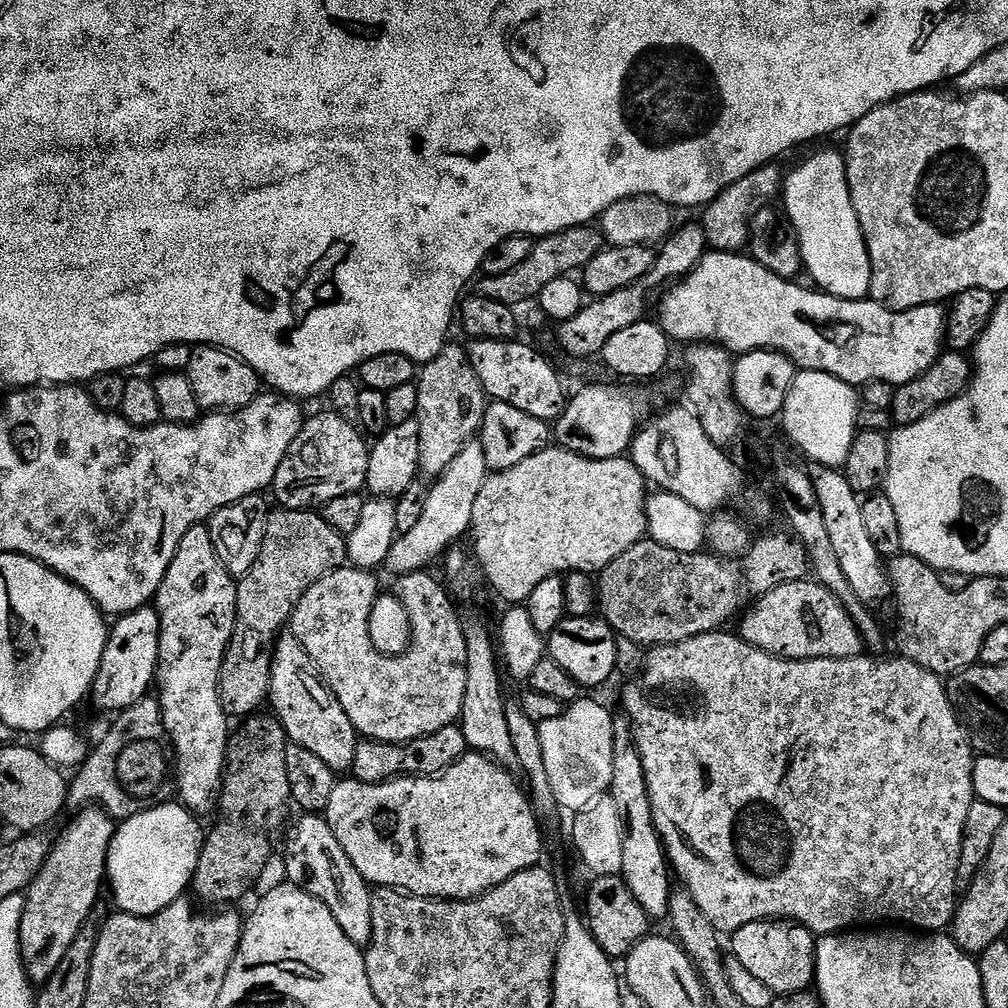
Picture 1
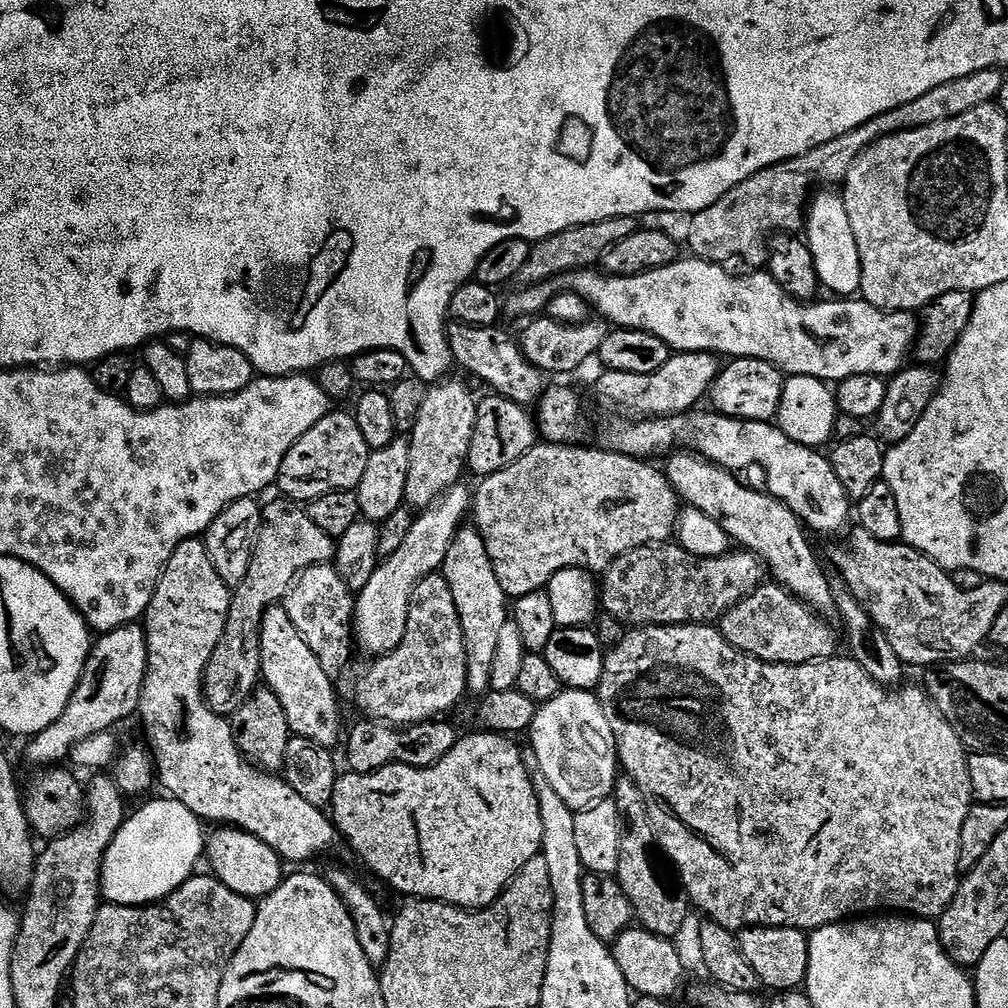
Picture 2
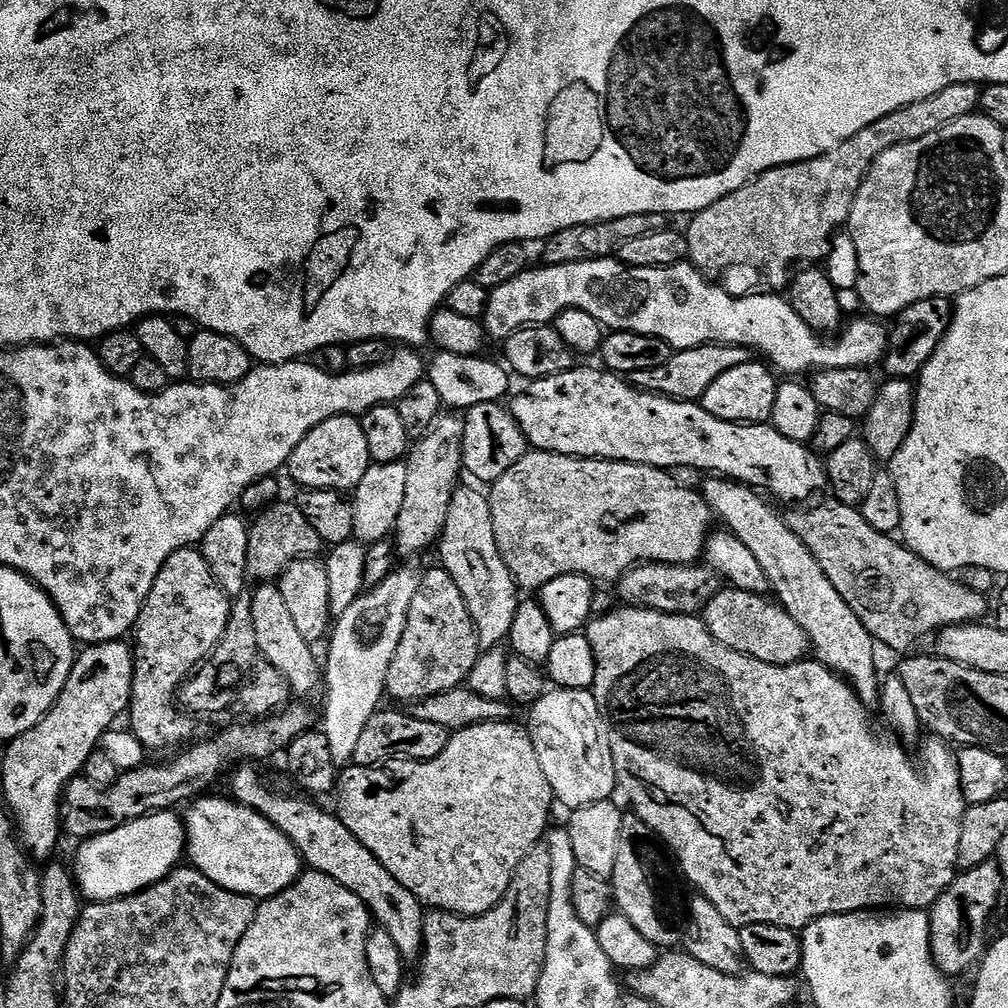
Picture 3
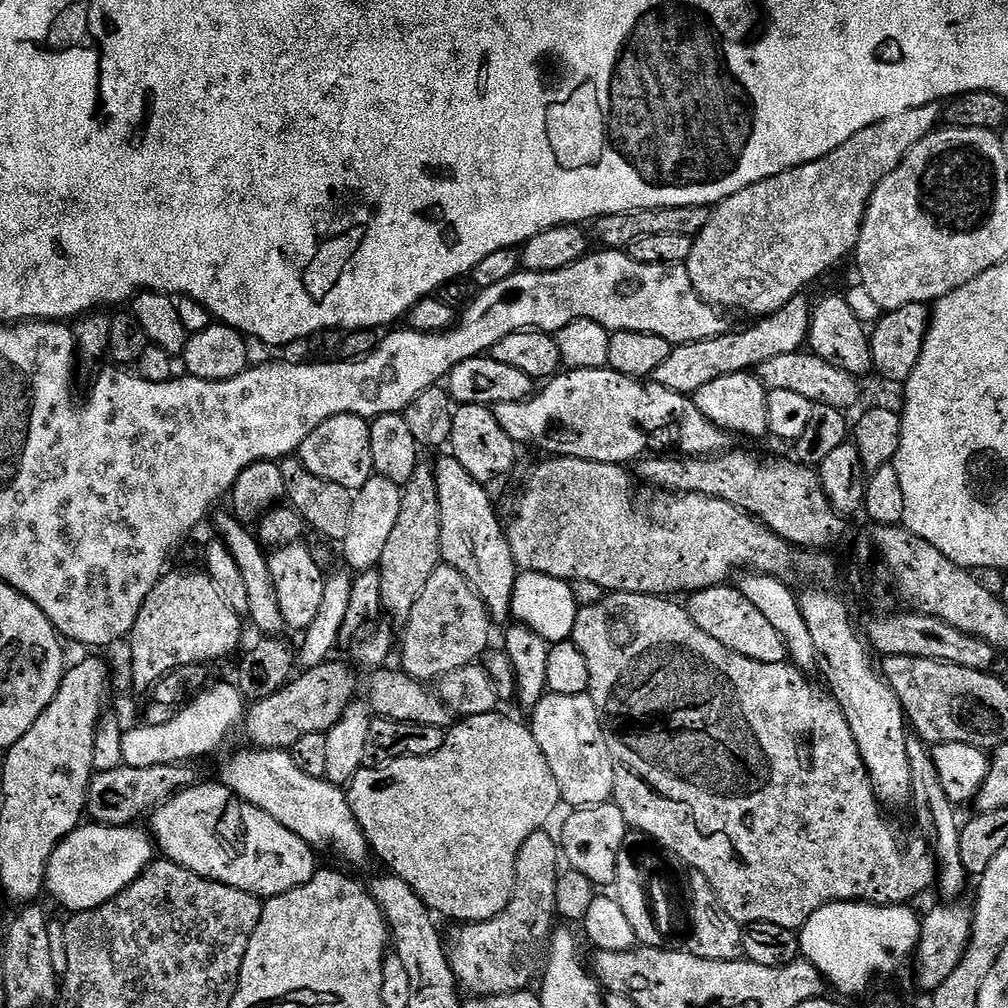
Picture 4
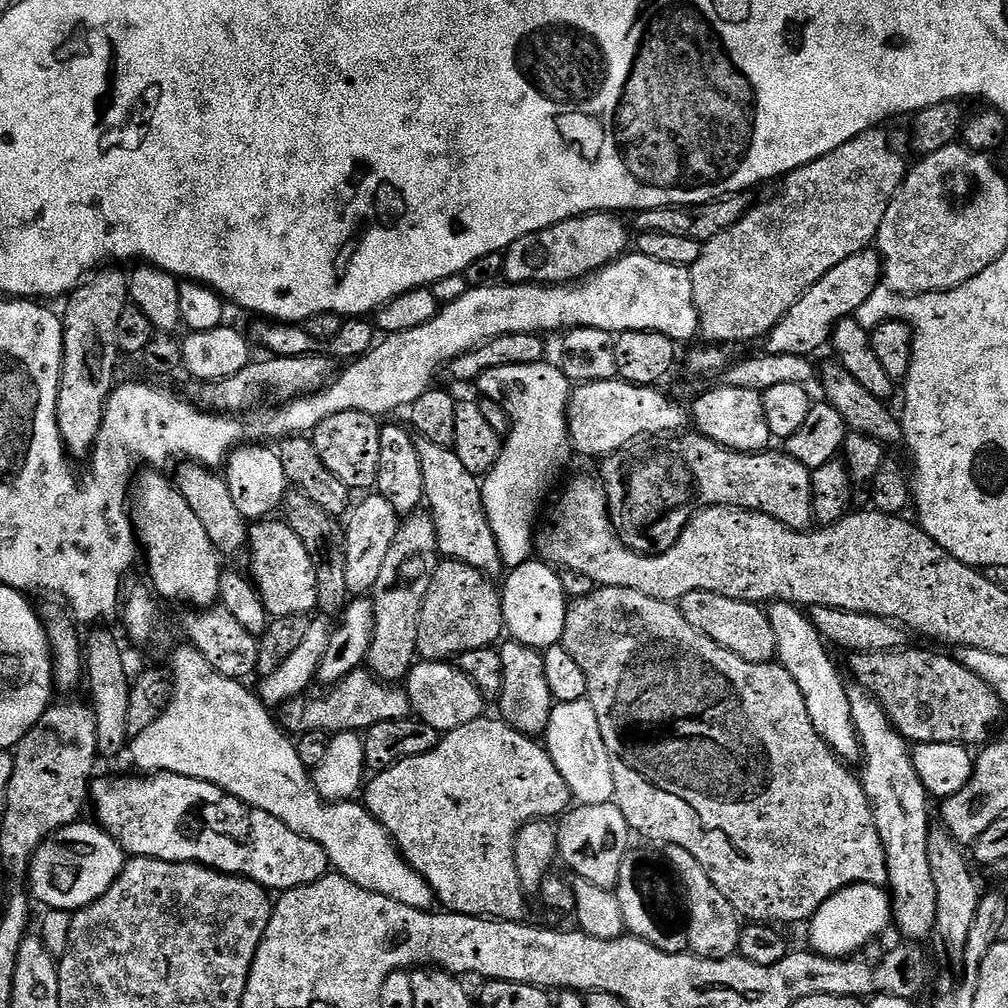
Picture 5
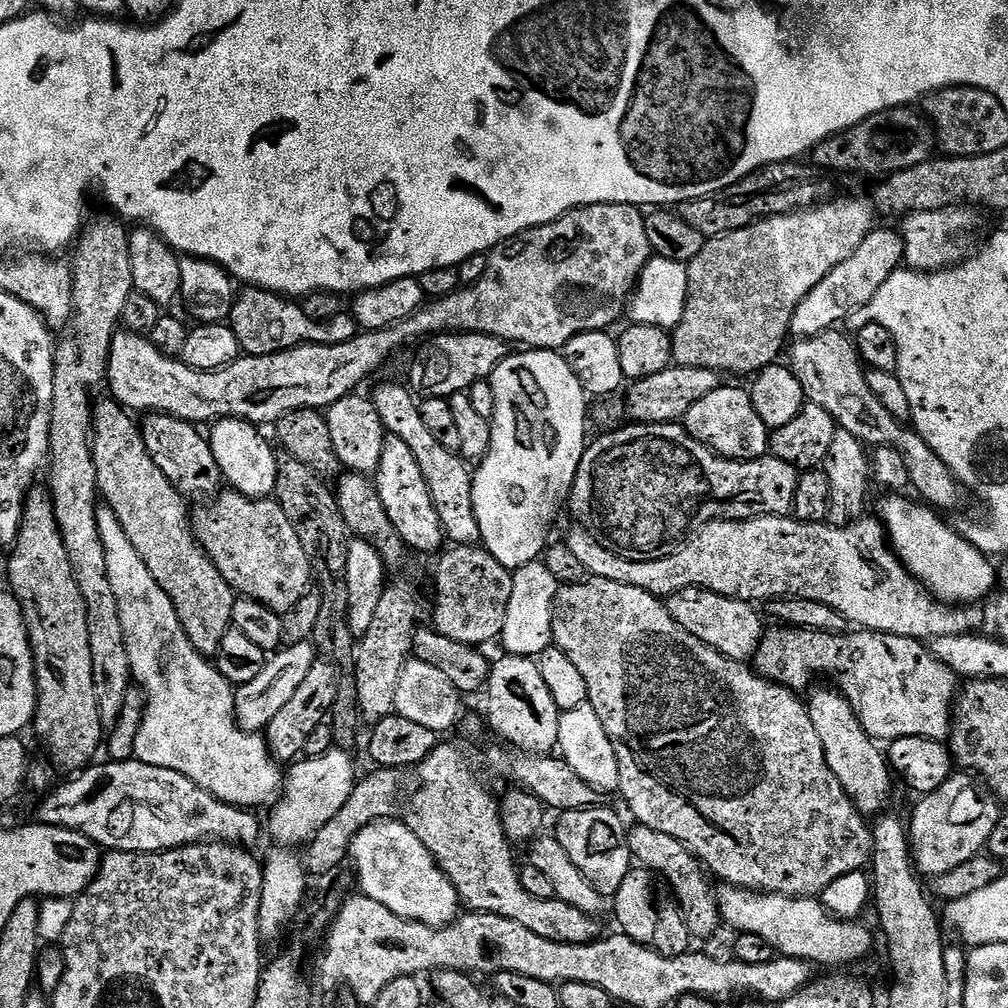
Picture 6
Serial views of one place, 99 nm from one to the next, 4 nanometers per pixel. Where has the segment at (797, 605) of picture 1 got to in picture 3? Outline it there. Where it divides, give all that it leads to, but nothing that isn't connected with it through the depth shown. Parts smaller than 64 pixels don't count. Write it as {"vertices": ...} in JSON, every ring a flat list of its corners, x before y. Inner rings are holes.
{"vertices":[[731,586,716,593,714,598,704,607,702,619,704,625,714,634,714,638,722,646,730,650,738,650,750,658,758,658,758,662,767,664,798,664,809,655,808,636,790,618,785,608,779,603,754,592,743,592]]}

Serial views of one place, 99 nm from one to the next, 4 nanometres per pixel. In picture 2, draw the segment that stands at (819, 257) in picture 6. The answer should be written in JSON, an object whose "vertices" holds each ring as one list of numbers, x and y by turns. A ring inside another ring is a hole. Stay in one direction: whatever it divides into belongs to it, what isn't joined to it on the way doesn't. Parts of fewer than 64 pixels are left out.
{"vertices":[[987,68,966,78,946,82,922,94,922,98,868,120,853,132,842,134,810,150,805,156,774,164,771,168,754,174,746,182,734,186,722,198,718,198,714,206,706,206,706,210,695,213,689,219,692,220,688,224,691,255,710,260,713,264,727,265,728,260,745,260,748,264,756,264,752,266,763,265,770,248,770,237,773,234,799,233,806,224,810,193,821,186,843,185,850,166,854,166,856,159,873,142,881,140,884,136,892,136,895,132,905,132,908,128,921,128,950,118,958,118,978,106,993,103,998,90,1002,90,1004,79,1006,76,1001,69]]}

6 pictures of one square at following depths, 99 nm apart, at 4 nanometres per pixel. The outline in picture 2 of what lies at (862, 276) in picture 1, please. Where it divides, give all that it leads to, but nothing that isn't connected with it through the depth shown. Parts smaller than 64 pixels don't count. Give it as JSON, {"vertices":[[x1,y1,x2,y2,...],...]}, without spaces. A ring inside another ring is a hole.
{"vertices":[[820,190,811,197,806,209,807,232,806,243,812,252,821,285,829,288,833,297,855,297,860,290,862,266,858,258,858,242,854,242,854,230,850,230,850,214,846,214,844,197,839,191]]}

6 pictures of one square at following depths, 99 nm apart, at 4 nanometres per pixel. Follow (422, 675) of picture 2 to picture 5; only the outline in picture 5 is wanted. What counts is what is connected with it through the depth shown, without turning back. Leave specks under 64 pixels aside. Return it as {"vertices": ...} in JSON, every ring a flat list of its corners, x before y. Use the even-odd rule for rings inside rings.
{"vertices":[[444,558,437,563,418,618,416,650,420,660,444,662,470,650,493,647,501,639,500,632,505,631,501,589,492,584,466,562]]}

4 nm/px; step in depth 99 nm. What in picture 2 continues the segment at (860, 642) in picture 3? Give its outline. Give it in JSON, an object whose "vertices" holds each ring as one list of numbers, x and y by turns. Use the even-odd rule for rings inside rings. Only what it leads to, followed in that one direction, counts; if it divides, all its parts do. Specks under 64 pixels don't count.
{"vertices":[[676,450,667,460,667,478,685,505,702,510,702,514,714,518,714,522,718,522,718,526,726,530,729,541,736,543,737,540,741,549,754,553,770,573,771,579,790,595,798,597,812,611,835,613,829,575,824,574,816,558,805,525,801,524,786,504,764,492,749,488,726,469,710,463,703,456,697,456,695,451]]}

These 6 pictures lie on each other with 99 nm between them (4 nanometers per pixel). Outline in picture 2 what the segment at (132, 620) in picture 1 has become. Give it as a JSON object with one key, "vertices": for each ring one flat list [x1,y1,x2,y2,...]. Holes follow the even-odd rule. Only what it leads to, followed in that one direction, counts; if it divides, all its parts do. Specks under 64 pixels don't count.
{"vertices":[[139,623,127,624,113,632,103,633,93,643,91,652,88,653,88,661,80,675,80,681,76,683,74,694,62,710,60,717,53,724,46,726,34,737,27,741,28,760,36,766,56,766,67,761,71,757,72,751,86,738,96,736,99,732,107,732,115,729,115,724,123,722,127,716,135,717,140,707,140,695,144,689,144,679,148,669,148,647,146,646,146,634]]}

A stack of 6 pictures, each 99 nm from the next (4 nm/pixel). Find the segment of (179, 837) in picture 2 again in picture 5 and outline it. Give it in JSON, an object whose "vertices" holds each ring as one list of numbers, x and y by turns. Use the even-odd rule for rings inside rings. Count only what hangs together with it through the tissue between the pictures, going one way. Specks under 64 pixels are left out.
{"vertices":[[77,822,59,828,46,837,30,857,26,884,33,901,41,900,45,909,57,908,77,913,90,906,115,882,126,863,126,853,120,843,95,822]]}

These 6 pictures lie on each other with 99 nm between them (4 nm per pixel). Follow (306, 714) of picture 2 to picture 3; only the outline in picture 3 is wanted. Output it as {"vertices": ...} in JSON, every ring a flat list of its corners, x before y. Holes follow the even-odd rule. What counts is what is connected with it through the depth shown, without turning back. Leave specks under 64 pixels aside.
{"vertices":[[264,582,259,585,256,593,251,593,252,625,254,634,258,637,258,650,260,656,270,662,282,673,282,678,290,682,293,693,300,698,308,698,312,691,319,689,322,684,322,664,314,653,313,645,302,638,282,598,282,590,275,583]]}

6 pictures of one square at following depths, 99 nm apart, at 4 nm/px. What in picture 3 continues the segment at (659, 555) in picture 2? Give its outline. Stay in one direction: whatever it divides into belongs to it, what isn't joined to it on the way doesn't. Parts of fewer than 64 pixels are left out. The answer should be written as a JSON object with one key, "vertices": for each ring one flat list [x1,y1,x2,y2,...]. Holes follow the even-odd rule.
{"vertices":[[707,563,694,564,638,564,615,581,614,592,627,607,649,608,666,614,694,616,721,591,722,580]]}

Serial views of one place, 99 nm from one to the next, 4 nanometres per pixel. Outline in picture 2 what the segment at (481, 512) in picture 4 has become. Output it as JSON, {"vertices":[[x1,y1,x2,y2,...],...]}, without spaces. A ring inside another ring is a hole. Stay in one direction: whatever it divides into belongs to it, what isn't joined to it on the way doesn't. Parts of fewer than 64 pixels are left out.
{"vertices":[[475,526,458,529,450,550,446,550,442,575,450,586,450,594,454,594,454,606,458,606,466,646,468,692,480,698,492,687,494,653,498,650,498,638,502,638,502,626,506,626,510,618,510,598,502,590,498,574,494,574,490,554,486,554,486,544]]}

